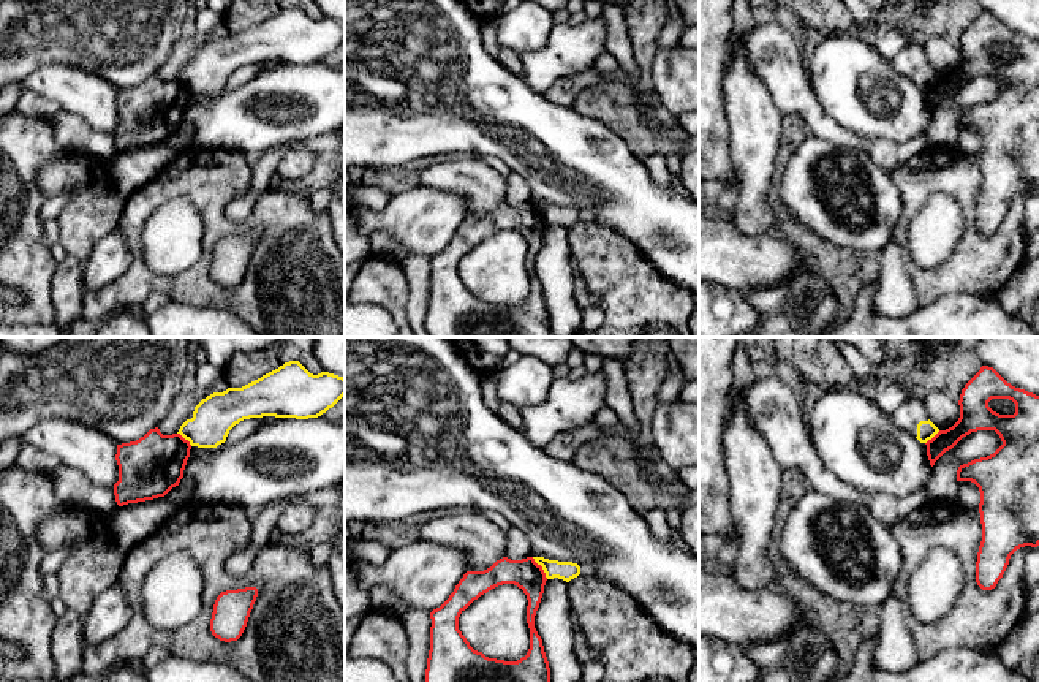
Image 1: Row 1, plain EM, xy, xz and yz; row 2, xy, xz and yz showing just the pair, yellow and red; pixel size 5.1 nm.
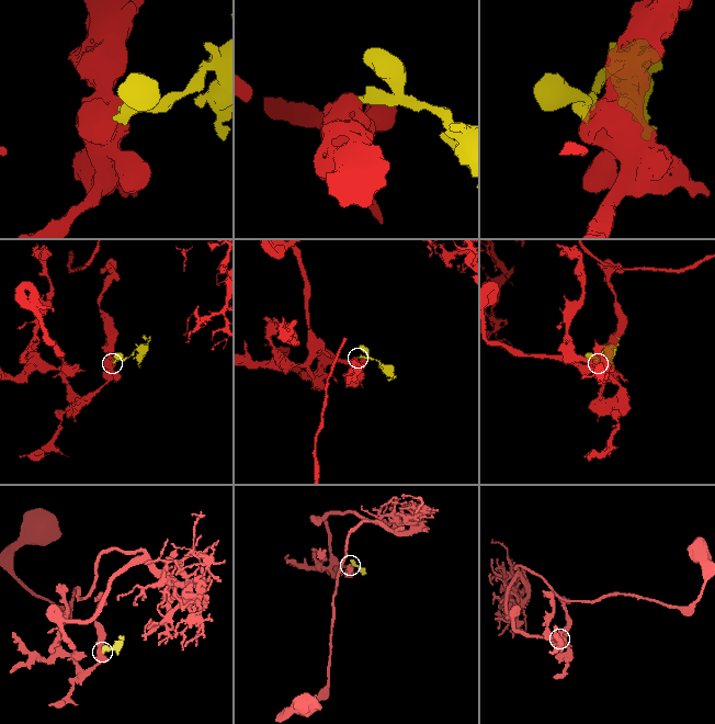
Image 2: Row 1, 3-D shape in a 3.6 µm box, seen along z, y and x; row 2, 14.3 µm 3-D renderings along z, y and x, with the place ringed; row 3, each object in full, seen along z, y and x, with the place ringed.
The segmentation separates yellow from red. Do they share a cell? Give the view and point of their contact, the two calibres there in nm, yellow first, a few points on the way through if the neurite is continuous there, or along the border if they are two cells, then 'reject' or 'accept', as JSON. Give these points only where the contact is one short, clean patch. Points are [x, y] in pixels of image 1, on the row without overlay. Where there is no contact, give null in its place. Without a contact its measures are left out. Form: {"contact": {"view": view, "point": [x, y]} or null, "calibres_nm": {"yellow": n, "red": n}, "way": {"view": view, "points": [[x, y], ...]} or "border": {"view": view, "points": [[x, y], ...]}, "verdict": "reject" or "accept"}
{"contact": {"view": "xz", "point": [543, 214]}, "calibres_nm": {"yellow": 100, "red": 160}, "border": {"view": "xz", "points": [[532, 203], [547, 223]]}, "verdict": "reject"}

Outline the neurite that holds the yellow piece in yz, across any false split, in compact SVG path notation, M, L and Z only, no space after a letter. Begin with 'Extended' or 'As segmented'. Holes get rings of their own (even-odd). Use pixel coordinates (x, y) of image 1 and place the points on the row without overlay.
Extended. M912 40L906 47L903 47L890 63L894 70L912 82L916 82L920 89L927 89L931 85L939 74L930 66L924 40Z

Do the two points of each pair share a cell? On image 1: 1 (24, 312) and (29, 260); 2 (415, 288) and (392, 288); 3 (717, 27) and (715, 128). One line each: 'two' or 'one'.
1: one
2: two
3: one

